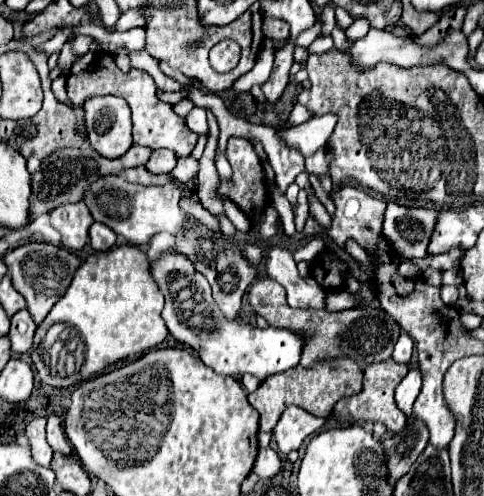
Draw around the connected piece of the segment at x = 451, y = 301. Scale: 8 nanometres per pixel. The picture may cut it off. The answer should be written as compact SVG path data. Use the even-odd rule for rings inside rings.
M447 285L441 286L441 299L445 305L453 306L458 300L459 294L455 286Z

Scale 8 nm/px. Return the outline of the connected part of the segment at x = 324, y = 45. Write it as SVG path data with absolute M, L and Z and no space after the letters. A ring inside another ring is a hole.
M319 36L319 38L315 38L315 40L307 46L307 52L309 52L309 54L323 54L323 52L327 52L329 48L333 48L333 40L329 40L329 36Z

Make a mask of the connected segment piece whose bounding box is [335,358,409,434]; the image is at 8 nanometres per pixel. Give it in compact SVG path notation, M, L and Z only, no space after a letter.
M387 358L379 364L369 364L363 370L363 390L355 396L347 396L341 398L339 404L335 406L335 414L341 422L345 422L347 418L355 418L355 420L363 420L363 422L381 422L387 426L389 432L397 434L407 426L407 418L403 416L401 410L397 410L395 404L395 386L405 378L405 374L409 372L409 364L397 364L393 358Z

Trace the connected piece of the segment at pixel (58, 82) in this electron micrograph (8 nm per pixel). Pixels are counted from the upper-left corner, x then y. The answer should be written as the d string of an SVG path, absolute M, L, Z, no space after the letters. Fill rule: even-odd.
M59 76L53 80L53 94L60 102L71 105L67 97L67 78L65 76Z

